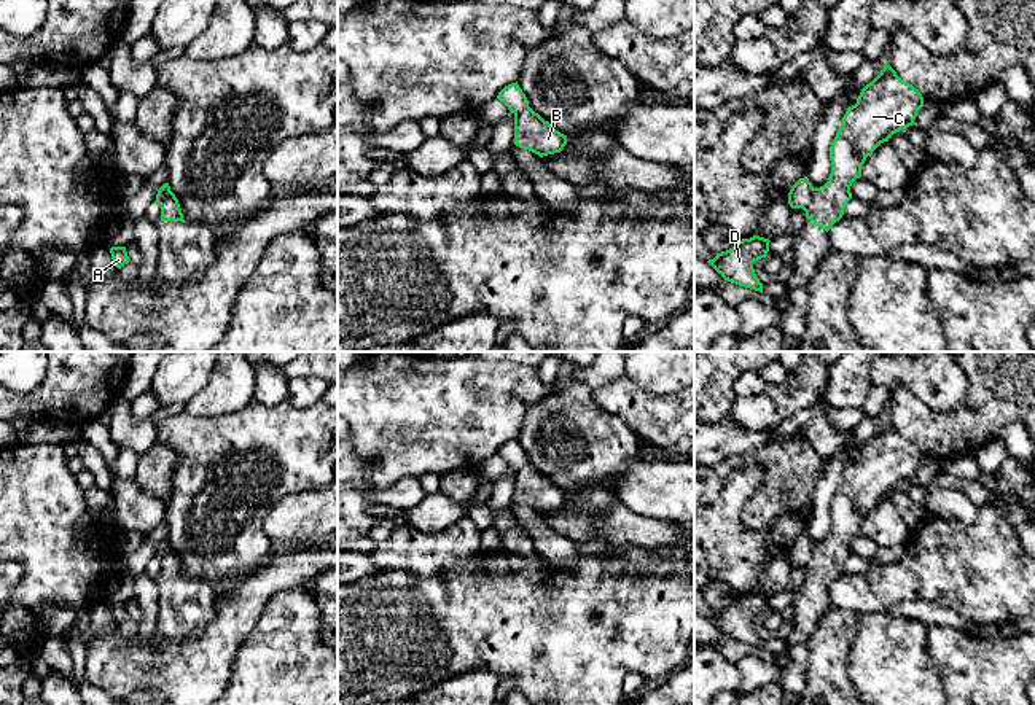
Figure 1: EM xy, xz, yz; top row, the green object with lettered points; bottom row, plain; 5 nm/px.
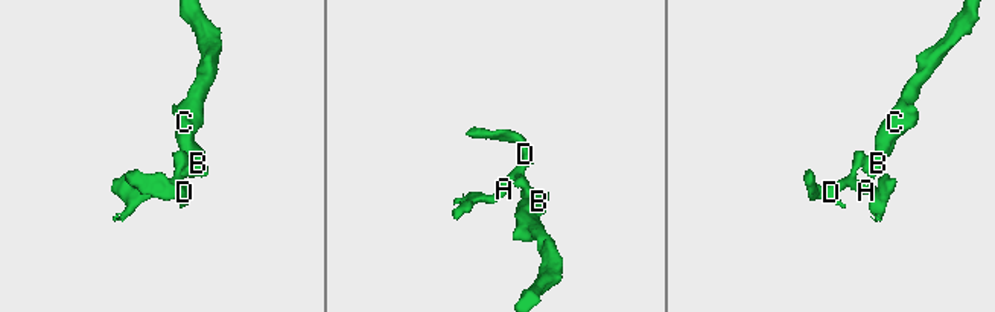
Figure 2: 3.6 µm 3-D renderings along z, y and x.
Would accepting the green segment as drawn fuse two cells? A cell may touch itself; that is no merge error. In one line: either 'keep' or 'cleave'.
cleave

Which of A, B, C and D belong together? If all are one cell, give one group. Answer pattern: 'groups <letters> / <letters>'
groups A D / B C

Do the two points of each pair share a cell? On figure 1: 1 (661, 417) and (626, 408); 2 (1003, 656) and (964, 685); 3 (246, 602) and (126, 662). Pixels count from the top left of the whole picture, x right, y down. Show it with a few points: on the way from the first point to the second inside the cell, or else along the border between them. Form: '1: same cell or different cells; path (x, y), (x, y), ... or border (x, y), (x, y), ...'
1: same cell; path (653, 417), (634, 408)
2: same cell; path (994, 666), (973, 685)
3: same cell; path (218, 632), (188, 662), (156, 662)

